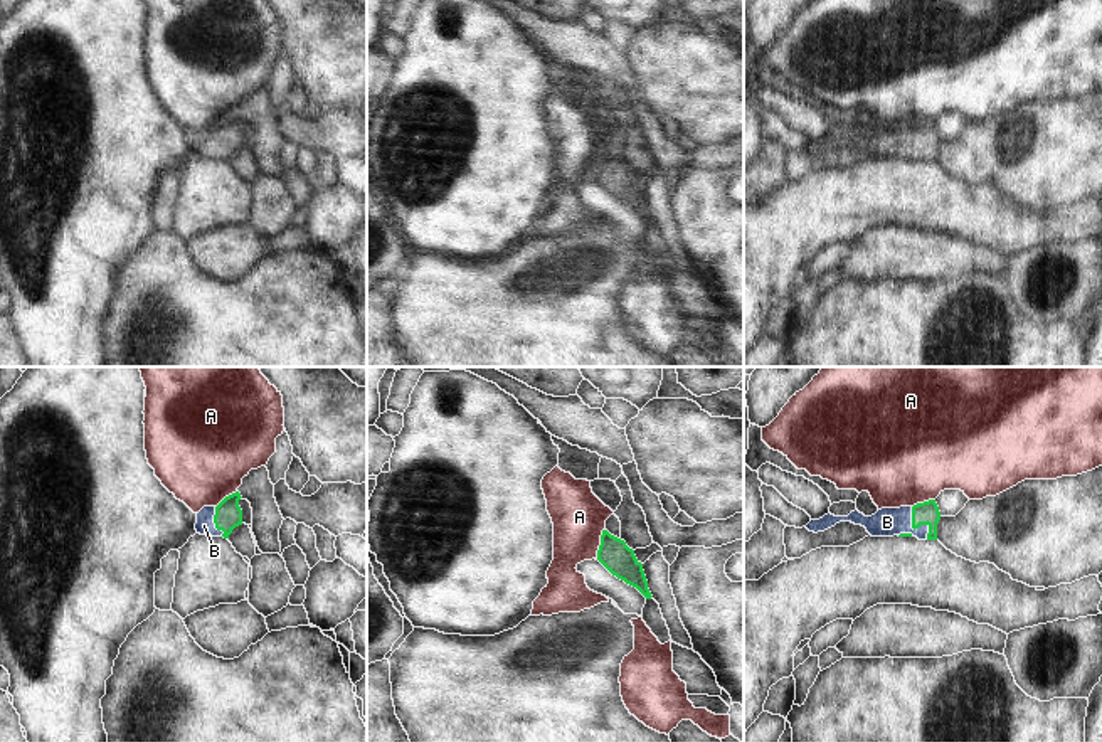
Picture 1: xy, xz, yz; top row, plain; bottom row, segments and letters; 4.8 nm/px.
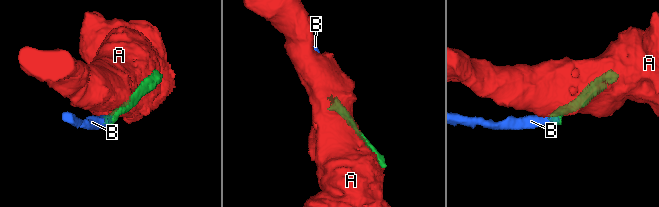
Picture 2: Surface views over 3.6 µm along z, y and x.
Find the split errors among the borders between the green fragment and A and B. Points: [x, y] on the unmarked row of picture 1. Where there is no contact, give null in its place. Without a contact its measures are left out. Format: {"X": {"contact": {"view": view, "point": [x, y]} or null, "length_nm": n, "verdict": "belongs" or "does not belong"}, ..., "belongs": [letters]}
{"A": {"contact": {"view": "xz", "point": [601, 167]}, "length_nm": 160, "verdict": "does not belong"}, "B": {"contact": {"view": "yz", "point": [916, 150]}, "length_nm": 180, "verdict": "belongs"}, "belongs": ["B"]}

